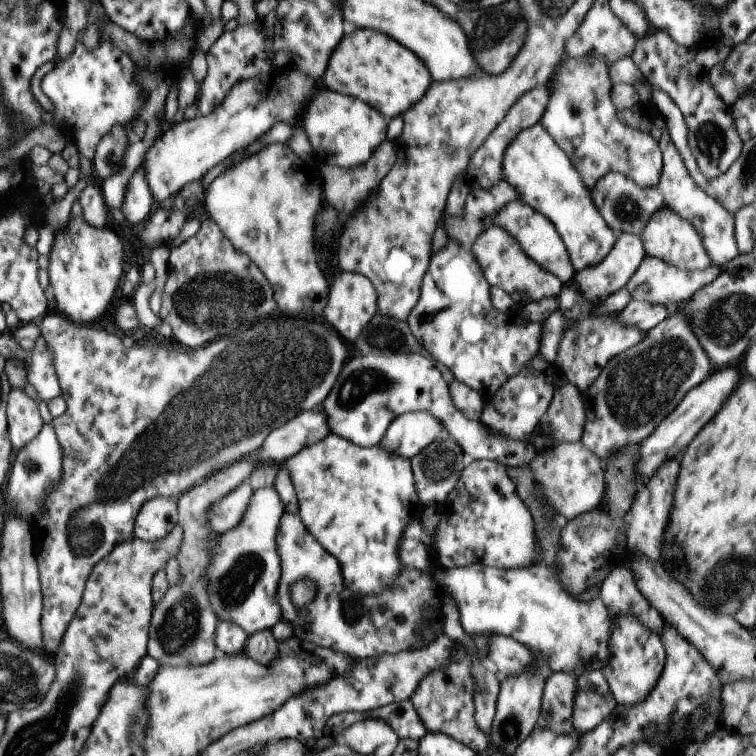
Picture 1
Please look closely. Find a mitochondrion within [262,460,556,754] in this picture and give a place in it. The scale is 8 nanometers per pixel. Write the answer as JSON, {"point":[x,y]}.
{"point":[351,613]}

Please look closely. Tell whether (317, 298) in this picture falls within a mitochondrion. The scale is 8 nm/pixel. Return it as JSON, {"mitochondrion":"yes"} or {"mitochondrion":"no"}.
{"mitochondrion":"no"}

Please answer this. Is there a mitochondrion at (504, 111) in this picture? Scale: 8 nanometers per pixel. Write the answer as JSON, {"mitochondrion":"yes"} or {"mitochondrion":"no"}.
{"mitochondrion":"no"}

